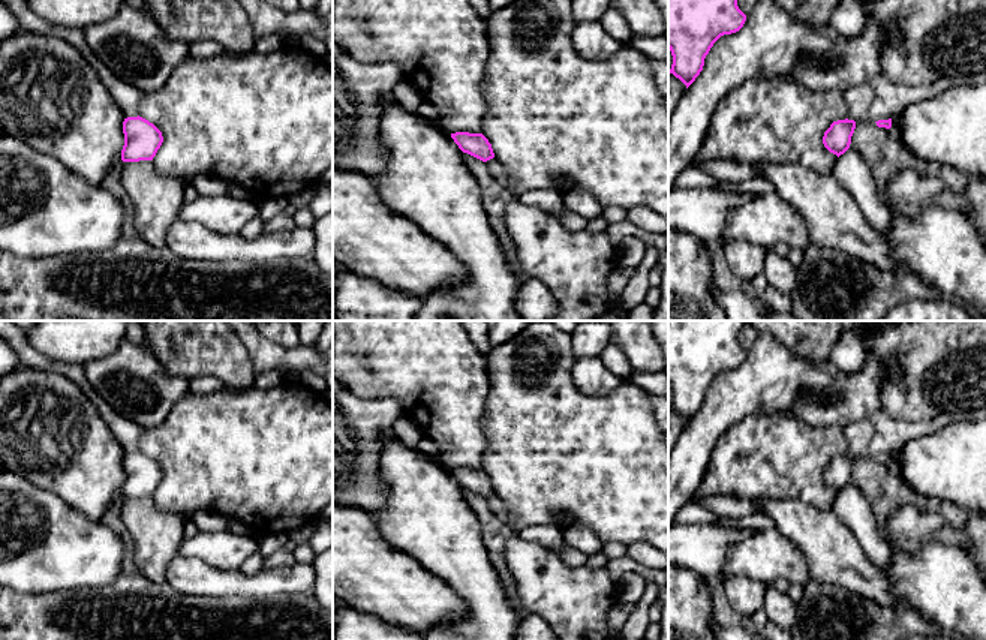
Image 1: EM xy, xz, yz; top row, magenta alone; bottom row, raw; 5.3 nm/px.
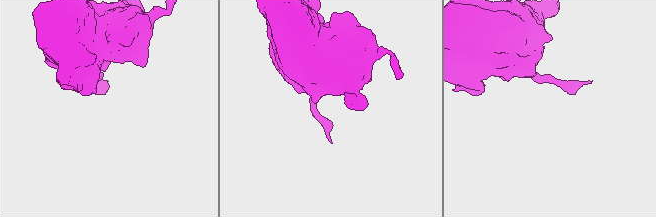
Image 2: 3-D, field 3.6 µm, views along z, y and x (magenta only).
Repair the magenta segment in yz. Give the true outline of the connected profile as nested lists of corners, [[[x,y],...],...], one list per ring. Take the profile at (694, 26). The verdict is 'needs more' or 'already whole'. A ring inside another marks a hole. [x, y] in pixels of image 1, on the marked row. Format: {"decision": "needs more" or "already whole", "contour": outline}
{"decision": "already whole", "contour": [[[668,0],[670,73],[688,88],[703,70],[713,43],[739,31],[745,21],[737,0]]]}

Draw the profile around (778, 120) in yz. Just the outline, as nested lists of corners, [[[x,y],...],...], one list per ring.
[[[749,78],[716,105],[695,160],[796,162],[818,172],[832,172],[838,156],[824,147],[823,136],[833,121],[845,118],[847,106],[841,90],[814,90],[788,78]]]

